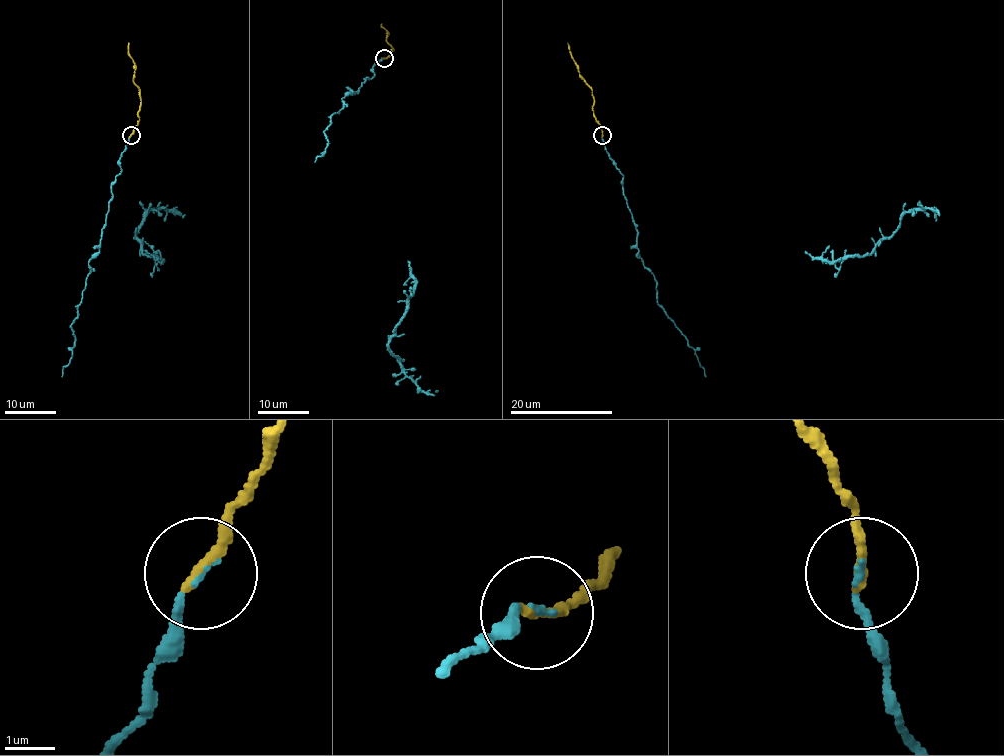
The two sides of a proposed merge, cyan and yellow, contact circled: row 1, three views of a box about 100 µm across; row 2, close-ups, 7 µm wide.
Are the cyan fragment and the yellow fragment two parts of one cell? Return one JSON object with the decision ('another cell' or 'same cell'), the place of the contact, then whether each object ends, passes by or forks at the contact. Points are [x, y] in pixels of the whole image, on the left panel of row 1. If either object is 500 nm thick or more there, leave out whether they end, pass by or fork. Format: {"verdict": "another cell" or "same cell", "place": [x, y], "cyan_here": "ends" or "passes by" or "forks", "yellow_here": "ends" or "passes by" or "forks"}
{"verdict": "same cell", "place": [131, 135], "cyan_here": "ends", "yellow_here": "ends"}

